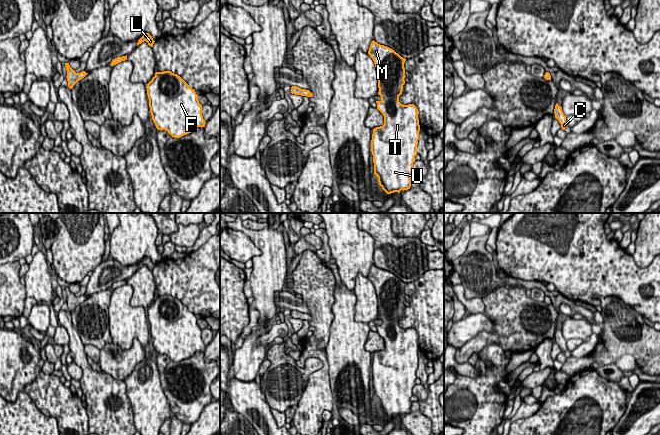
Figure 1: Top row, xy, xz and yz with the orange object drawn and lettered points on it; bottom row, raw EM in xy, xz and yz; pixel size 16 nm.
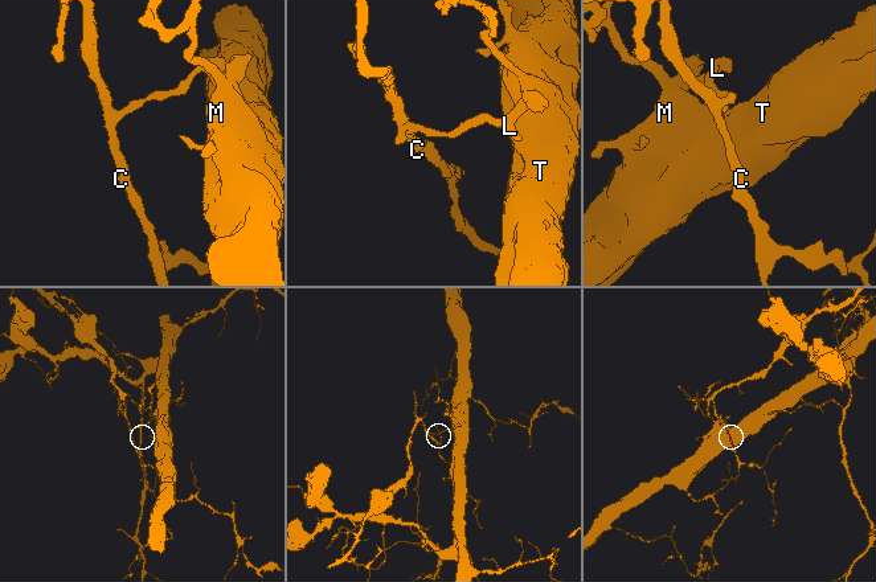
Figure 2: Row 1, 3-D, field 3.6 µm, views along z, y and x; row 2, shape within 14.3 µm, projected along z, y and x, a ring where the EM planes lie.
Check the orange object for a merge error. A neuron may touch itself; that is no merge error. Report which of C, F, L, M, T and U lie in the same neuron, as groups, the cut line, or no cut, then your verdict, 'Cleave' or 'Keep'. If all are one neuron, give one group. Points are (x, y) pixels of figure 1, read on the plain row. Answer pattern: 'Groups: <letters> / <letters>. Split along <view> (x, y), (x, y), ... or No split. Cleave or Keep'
Groups: C / F L M T U. Split along xy (77, 297), (82, 301). Cleave

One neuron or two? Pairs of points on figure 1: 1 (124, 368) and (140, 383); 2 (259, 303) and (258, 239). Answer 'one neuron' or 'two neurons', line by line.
1: two neurons
2: one neuron

